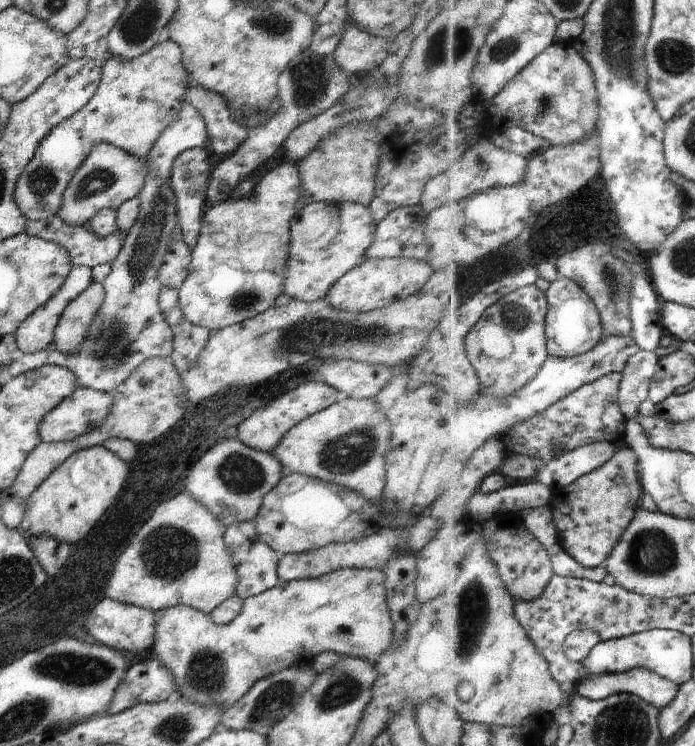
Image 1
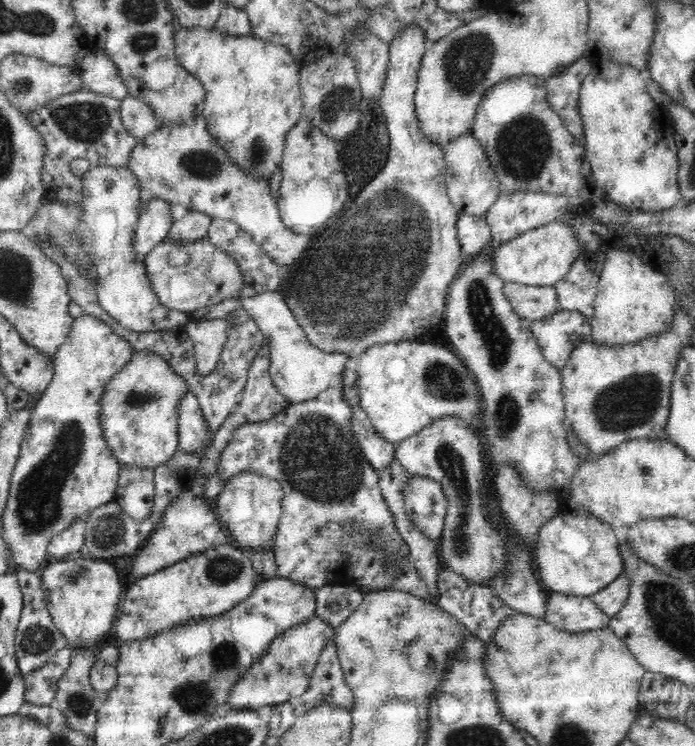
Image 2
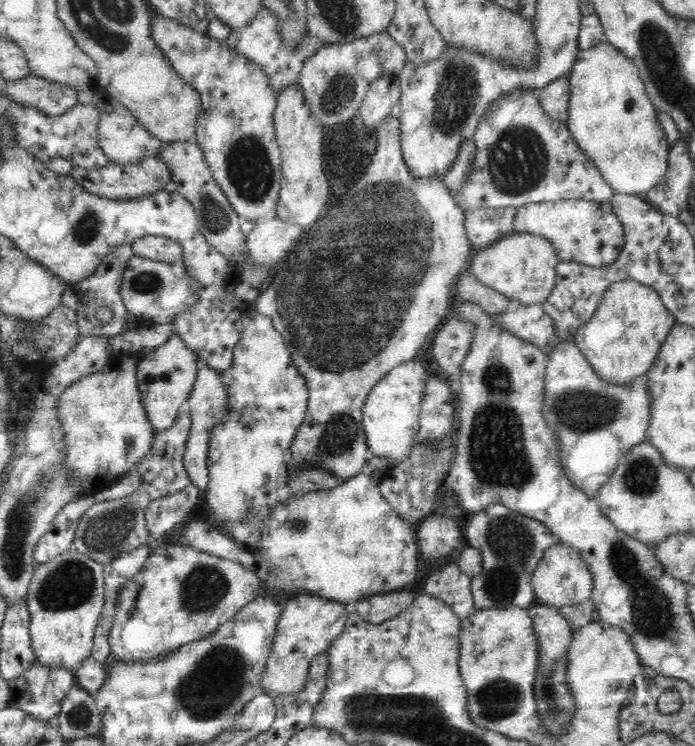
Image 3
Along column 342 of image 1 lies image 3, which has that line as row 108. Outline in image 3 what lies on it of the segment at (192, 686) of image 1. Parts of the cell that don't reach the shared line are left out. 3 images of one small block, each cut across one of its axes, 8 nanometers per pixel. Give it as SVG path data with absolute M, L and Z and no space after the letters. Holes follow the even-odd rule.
M600 43L578 52L567 80L571 95L568 118L564 124L568 127L572 140L598 167L615 193L645 197L648 190L657 188L664 178L671 148L657 117L658 110L647 95L636 63L612 44Z

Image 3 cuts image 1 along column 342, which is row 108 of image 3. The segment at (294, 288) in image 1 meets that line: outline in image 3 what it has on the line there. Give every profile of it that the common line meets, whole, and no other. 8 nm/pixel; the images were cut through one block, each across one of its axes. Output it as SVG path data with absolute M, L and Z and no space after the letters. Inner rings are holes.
M156 12L150 16L150 35L181 80L198 91L201 96L194 141L203 150L207 166L218 186L224 191L232 209L239 218L244 217L244 220L250 222L276 216L281 189L282 159L272 117L276 108L276 95L274 90L270 89L266 73L260 69L260 65L230 51L223 41L214 40L205 33L195 31Z

